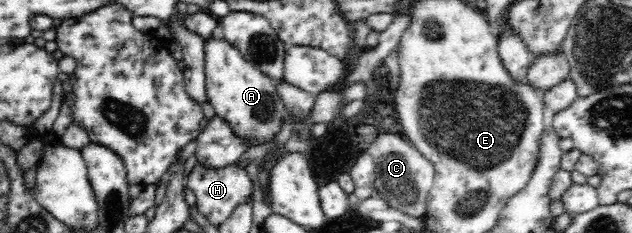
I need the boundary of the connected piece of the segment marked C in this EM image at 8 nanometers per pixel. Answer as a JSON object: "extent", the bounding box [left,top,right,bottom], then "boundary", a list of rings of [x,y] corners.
{"extent":[367,133,434,217],"boundary":[[[383,133],[379,135],[367,151],[376,166],[375,187],[381,199],[411,217],[422,217],[426,212],[426,199],[434,182],[433,164],[424,159],[401,133]]]}

